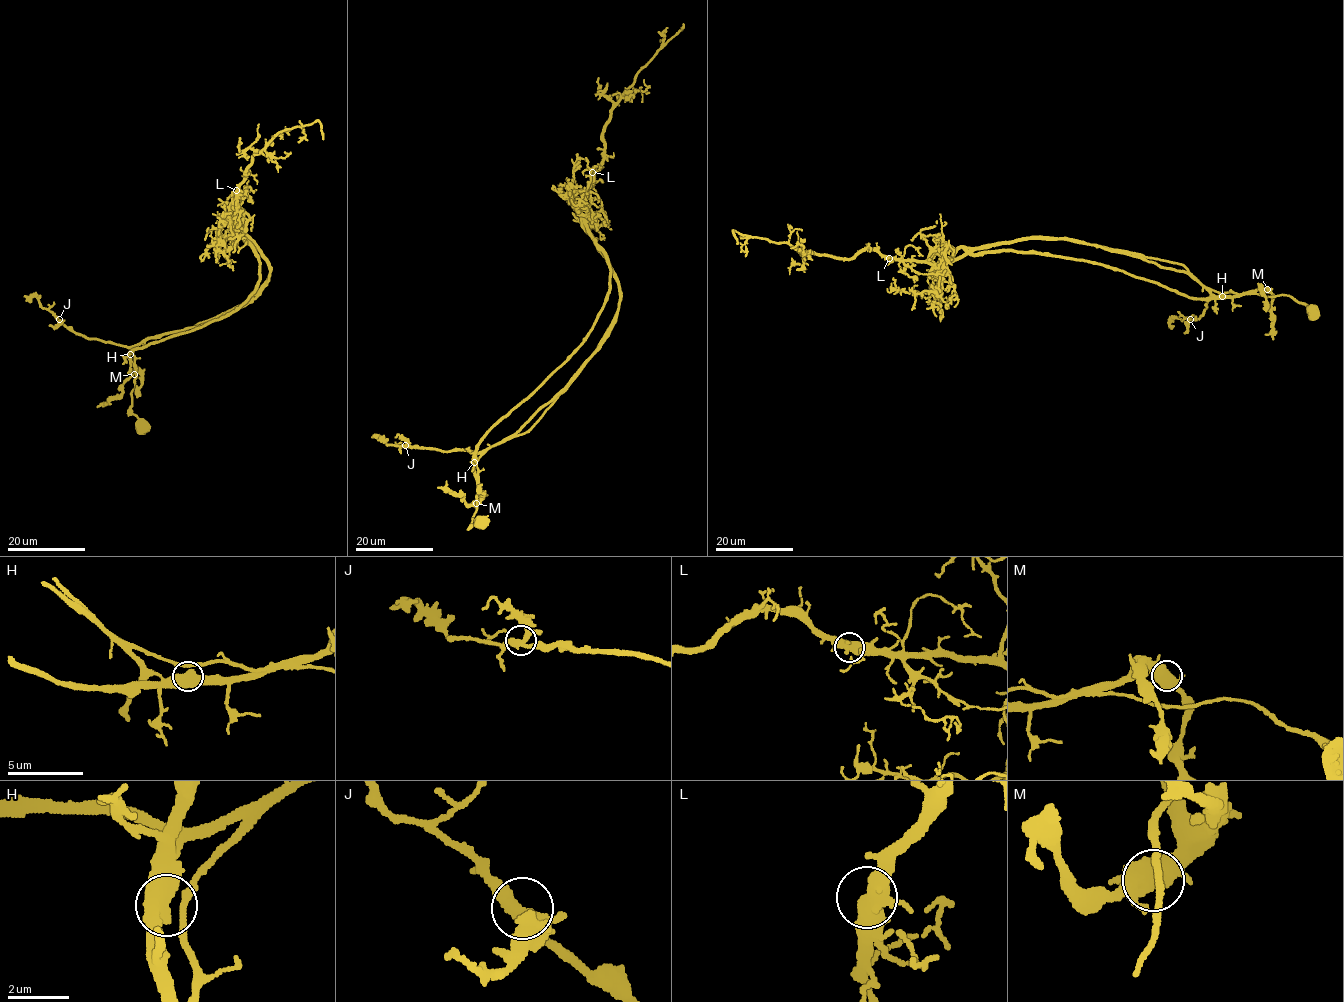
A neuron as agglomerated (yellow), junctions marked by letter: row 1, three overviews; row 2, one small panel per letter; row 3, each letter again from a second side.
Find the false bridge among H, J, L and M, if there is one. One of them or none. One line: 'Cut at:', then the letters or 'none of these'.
Cut at: H

